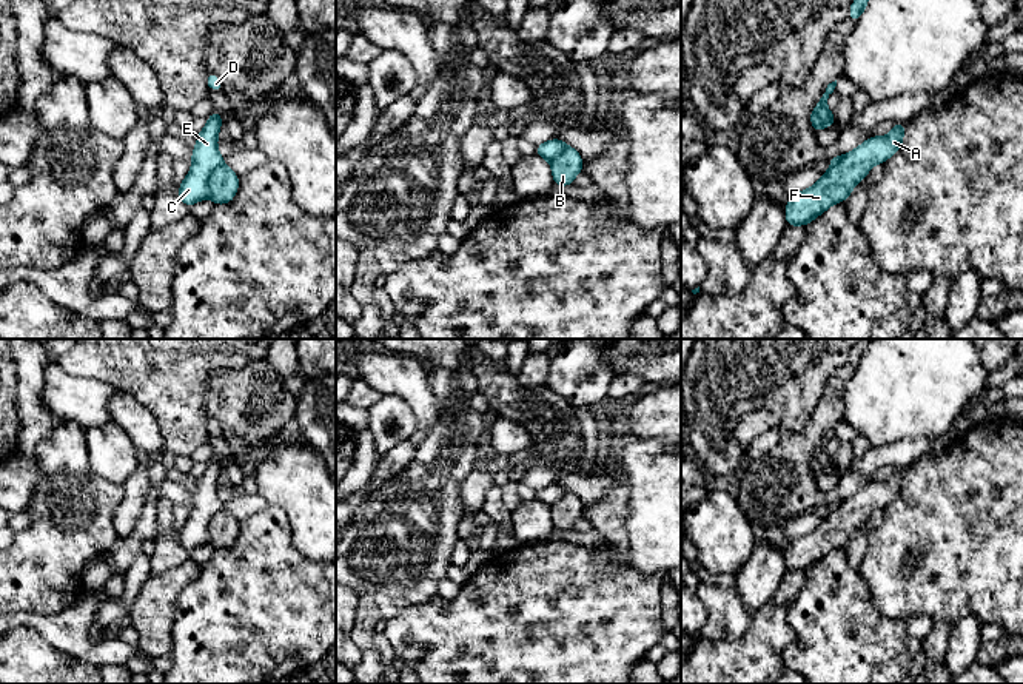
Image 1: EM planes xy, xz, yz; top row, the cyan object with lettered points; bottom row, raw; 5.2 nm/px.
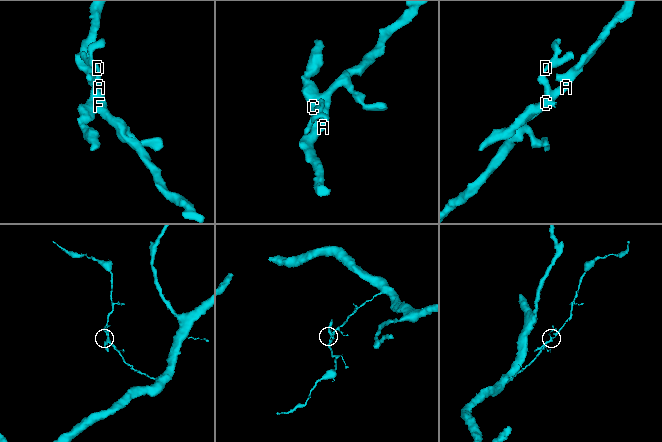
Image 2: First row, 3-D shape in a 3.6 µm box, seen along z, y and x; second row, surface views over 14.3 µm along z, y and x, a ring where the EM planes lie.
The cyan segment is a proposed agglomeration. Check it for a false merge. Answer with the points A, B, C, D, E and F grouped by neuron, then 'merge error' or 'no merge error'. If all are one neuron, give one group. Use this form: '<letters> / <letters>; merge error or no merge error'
A B F / C D E; merge error

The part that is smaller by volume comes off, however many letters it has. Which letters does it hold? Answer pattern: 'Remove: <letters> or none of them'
Remove: C, D, E

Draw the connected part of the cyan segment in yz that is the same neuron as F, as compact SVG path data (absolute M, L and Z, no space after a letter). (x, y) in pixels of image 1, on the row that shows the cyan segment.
M895 122L886 137L870 136L864 143L840 157L810 188L795 194L786 203L786 225L809 225L815 217L838 202L846 202L852 188L877 163L884 163L901 146L903 122Z

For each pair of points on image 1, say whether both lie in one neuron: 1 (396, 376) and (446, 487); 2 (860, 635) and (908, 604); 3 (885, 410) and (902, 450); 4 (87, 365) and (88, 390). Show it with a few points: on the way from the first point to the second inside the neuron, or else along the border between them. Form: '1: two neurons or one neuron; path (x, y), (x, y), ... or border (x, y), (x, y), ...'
1: two neurons; border (422, 441), (418, 445)
2: two neurons; border (868, 587), (872, 601), (883, 613), (905, 623)
3: two neurons; border (934, 438), (900, 439), (869, 447)
4: two neurons; border (54, 359), (71, 375), (90, 376), (117, 390)

